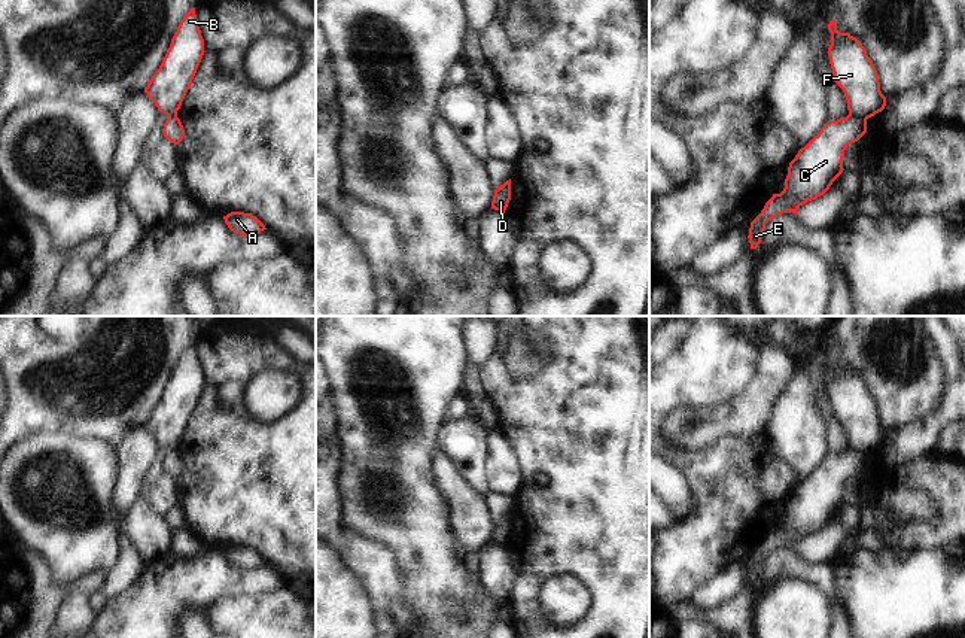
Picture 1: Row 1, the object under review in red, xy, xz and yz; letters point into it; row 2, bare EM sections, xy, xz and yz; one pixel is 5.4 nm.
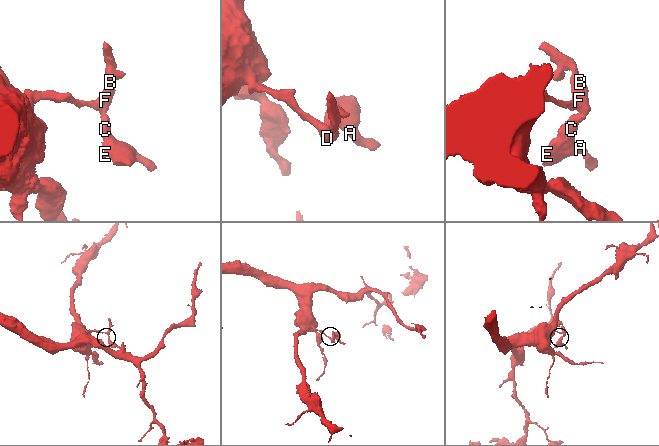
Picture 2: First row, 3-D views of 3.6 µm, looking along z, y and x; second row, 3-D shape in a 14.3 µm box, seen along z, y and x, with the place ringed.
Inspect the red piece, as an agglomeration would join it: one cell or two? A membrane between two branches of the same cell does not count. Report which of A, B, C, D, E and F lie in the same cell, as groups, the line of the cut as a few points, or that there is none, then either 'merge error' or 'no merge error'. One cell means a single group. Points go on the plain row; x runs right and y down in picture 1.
A C E / B D F | yz (849, 447), (865, 455) | merge error

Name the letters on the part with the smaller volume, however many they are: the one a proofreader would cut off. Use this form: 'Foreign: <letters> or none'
Foreign: A, C, E

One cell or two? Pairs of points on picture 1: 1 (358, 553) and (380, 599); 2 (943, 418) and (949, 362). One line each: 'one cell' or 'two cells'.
1: one cell
2: one cell

